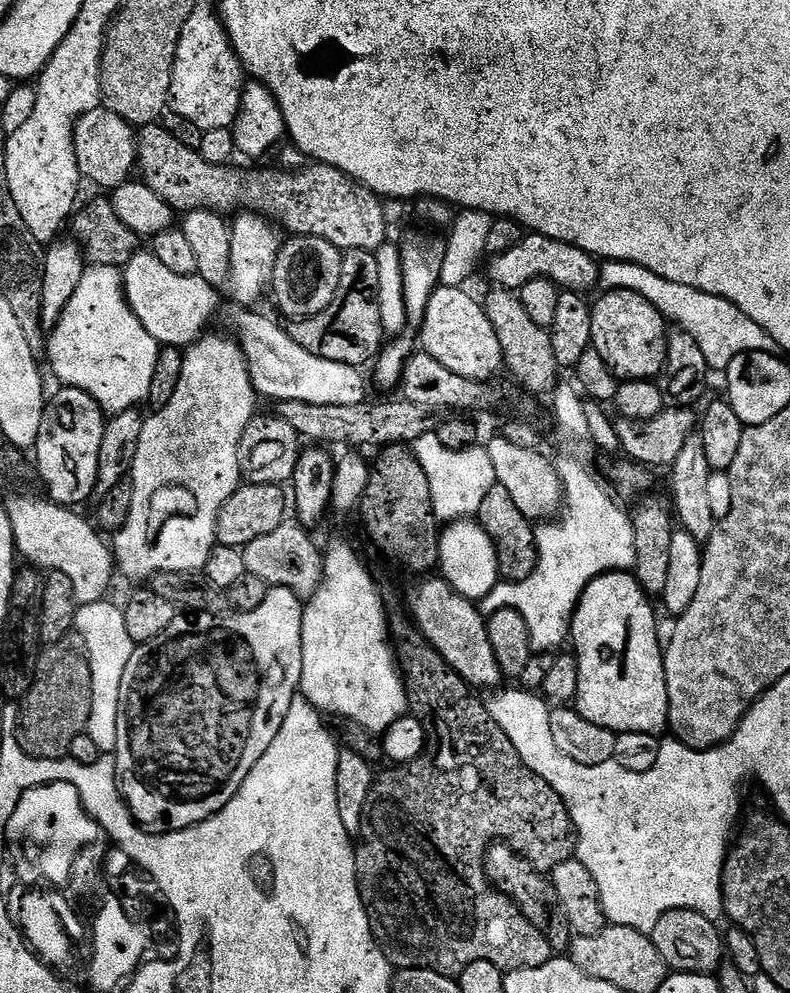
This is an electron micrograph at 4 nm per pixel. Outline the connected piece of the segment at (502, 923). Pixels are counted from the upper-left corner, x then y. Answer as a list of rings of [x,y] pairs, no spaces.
[[[407,619],[400,620],[391,625],[390,632],[396,636],[404,645],[398,648],[398,664],[402,669],[404,683],[410,697],[410,712],[424,726],[424,753],[418,758],[414,758],[408,764],[389,767],[389,772],[384,772],[375,777],[370,790],[370,798],[366,798],[366,806],[362,810],[362,826],[356,850],[356,881],[360,897],[364,903],[366,914],[370,918],[370,926],[374,938],[380,944],[380,949],[384,952],[384,957],[397,969],[401,968],[425,968],[431,972],[437,972],[443,976],[455,977],[470,962],[479,960],[489,960],[494,962],[494,966],[504,969],[505,973],[523,968],[537,968],[553,959],[552,944],[536,928],[524,924],[525,917],[519,911],[507,912],[500,908],[501,897],[496,888],[489,883],[487,874],[484,872],[484,861],[488,849],[497,842],[503,842],[513,849],[517,855],[522,856],[530,865],[541,874],[551,873],[553,868],[558,867],[562,862],[573,859],[576,856],[576,827],[572,824],[570,814],[562,802],[562,798],[546,783],[538,774],[523,764],[522,758],[512,744],[498,734],[498,729],[494,719],[488,713],[487,703],[483,699],[479,700],[477,693],[468,685],[466,681],[440,657],[432,645],[427,643],[423,636],[416,631],[415,627]]]

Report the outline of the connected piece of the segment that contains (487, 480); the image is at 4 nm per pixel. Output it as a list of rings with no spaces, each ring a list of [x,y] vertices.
[[[433,434],[415,441],[414,451],[422,470],[426,470],[426,478],[430,478],[430,494],[437,521],[455,522],[475,517],[486,494],[490,494],[496,484],[494,462],[490,462],[487,447],[477,446],[461,452],[446,450],[446,446],[442,446]]]

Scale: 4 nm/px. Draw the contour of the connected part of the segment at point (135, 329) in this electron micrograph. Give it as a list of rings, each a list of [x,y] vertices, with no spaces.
[[[97,264],[85,267],[74,298],[70,298],[62,318],[51,329],[46,360],[52,363],[52,372],[61,385],[90,394],[103,412],[115,414],[147,401],[161,347],[128,305],[121,269]]]

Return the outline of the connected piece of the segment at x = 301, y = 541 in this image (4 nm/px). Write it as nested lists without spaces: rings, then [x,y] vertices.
[[[286,522],[262,538],[254,538],[242,549],[244,571],[262,578],[273,588],[289,588],[301,598],[310,598],[324,580],[324,552],[308,537],[309,529],[296,522]]]

